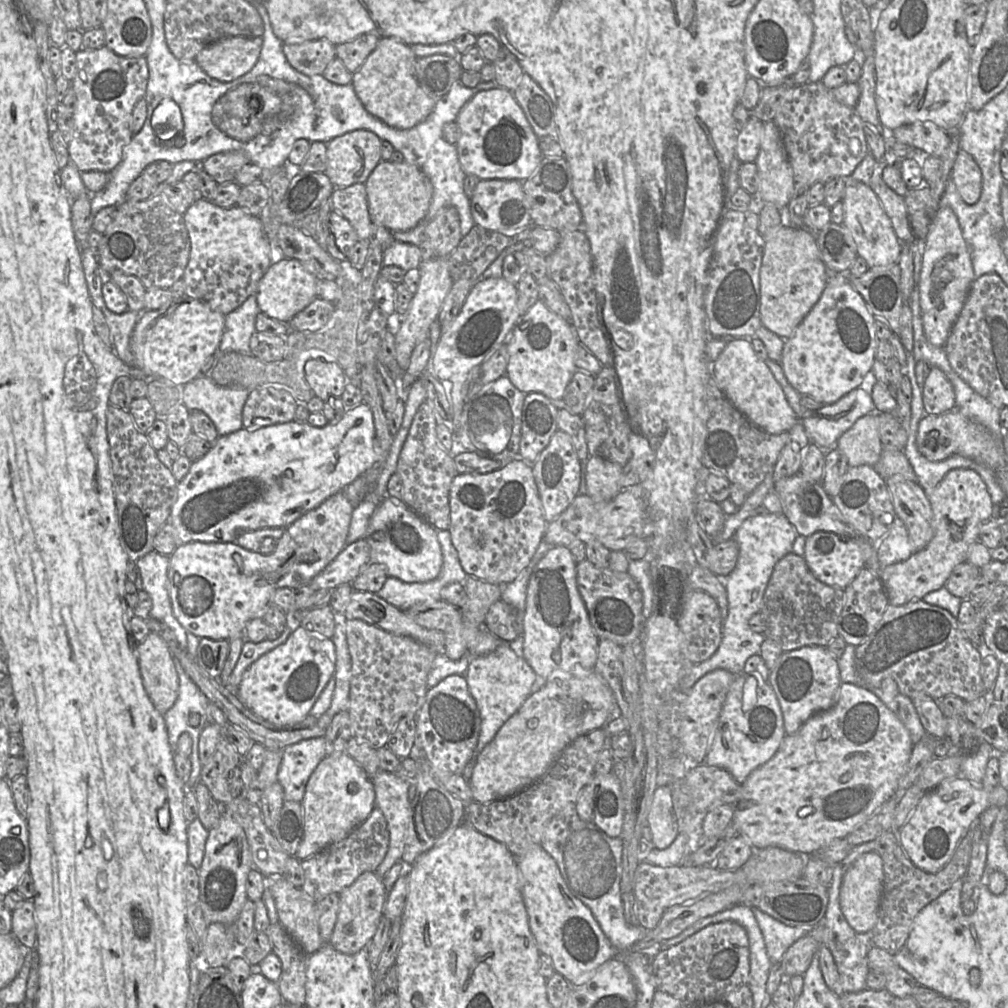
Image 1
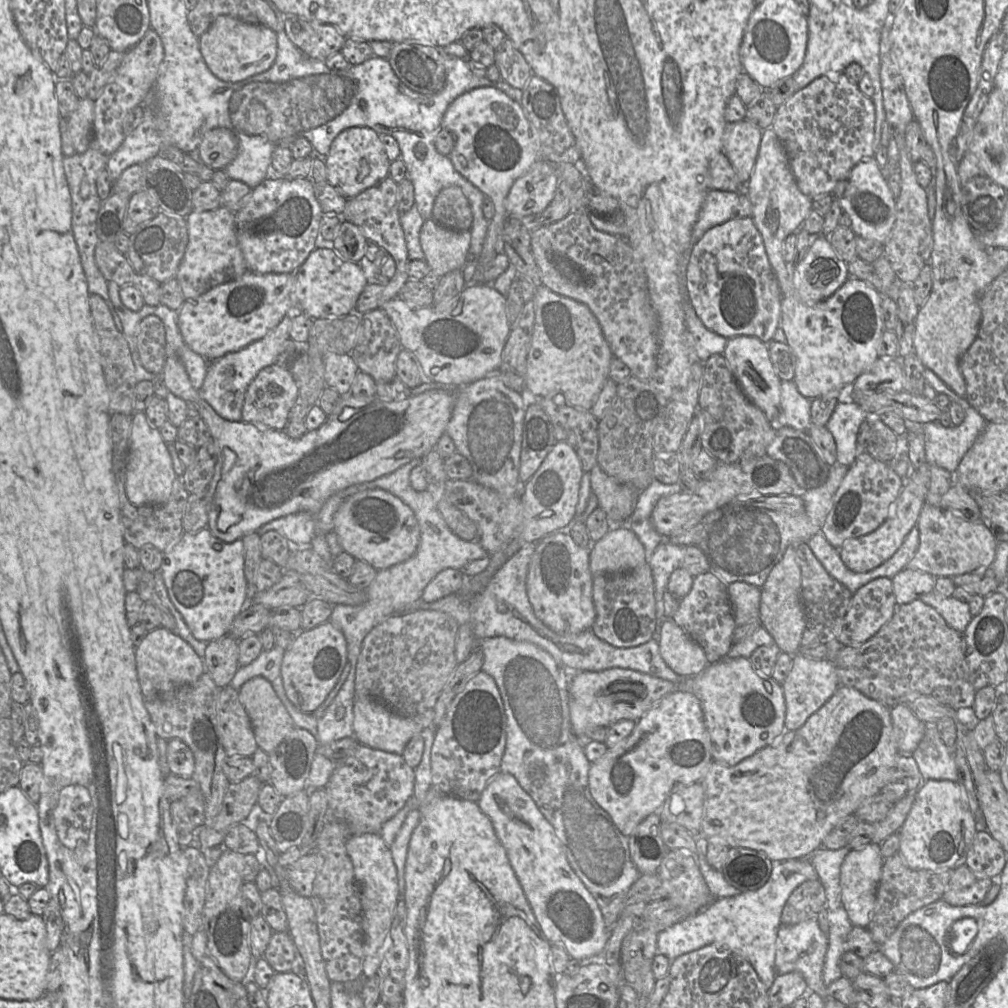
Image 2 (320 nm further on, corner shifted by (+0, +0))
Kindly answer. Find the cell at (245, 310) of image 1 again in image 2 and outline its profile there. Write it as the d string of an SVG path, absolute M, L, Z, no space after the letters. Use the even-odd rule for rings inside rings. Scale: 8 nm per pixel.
M287 313L281 322L261 339L252 342L239 351L228 353L216 360L210 360L205 379L198 392L223 419L228 421L241 420L248 385L259 371L276 363L283 343L290 339L291 317L288 315Z

